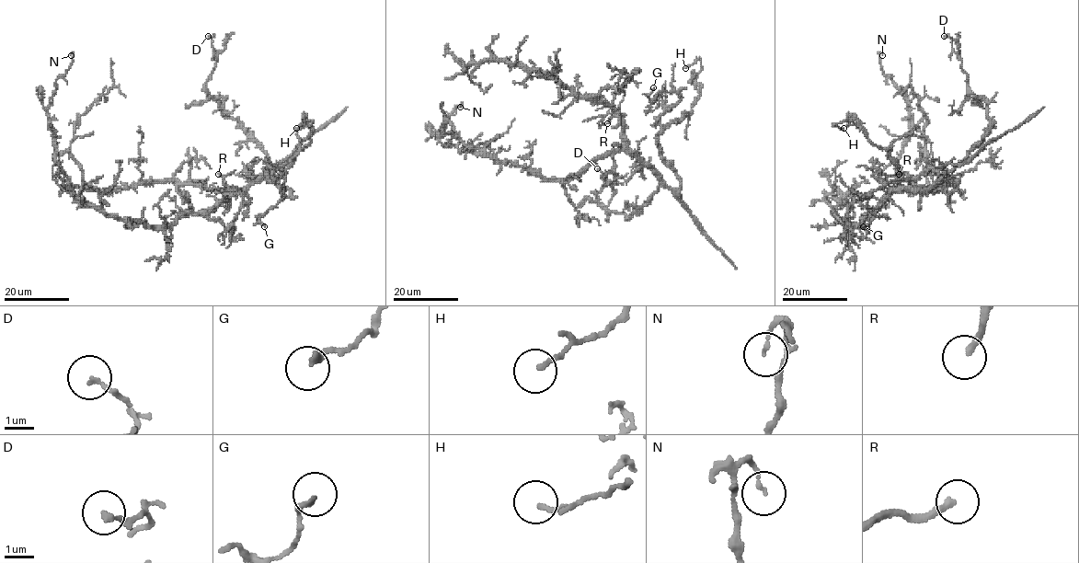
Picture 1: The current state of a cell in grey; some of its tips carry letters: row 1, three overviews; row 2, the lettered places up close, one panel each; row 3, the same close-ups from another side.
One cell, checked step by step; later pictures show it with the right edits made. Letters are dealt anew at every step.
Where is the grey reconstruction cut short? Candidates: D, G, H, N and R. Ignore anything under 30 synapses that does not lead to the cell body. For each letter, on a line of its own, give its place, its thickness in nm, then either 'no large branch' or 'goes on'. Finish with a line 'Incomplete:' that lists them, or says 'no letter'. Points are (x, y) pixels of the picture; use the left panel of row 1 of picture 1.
D: at (208, 36); 150 nm thick; no large branch
G: at (264, 226); 190 nm thick; no large branch
H: at (296, 128); 150 nm thick; no large branch
N: at (71, 55); 110 nm thick; no large branch
R: at (218, 174); 220 nm thick; no large branch
Incomplete: no letter

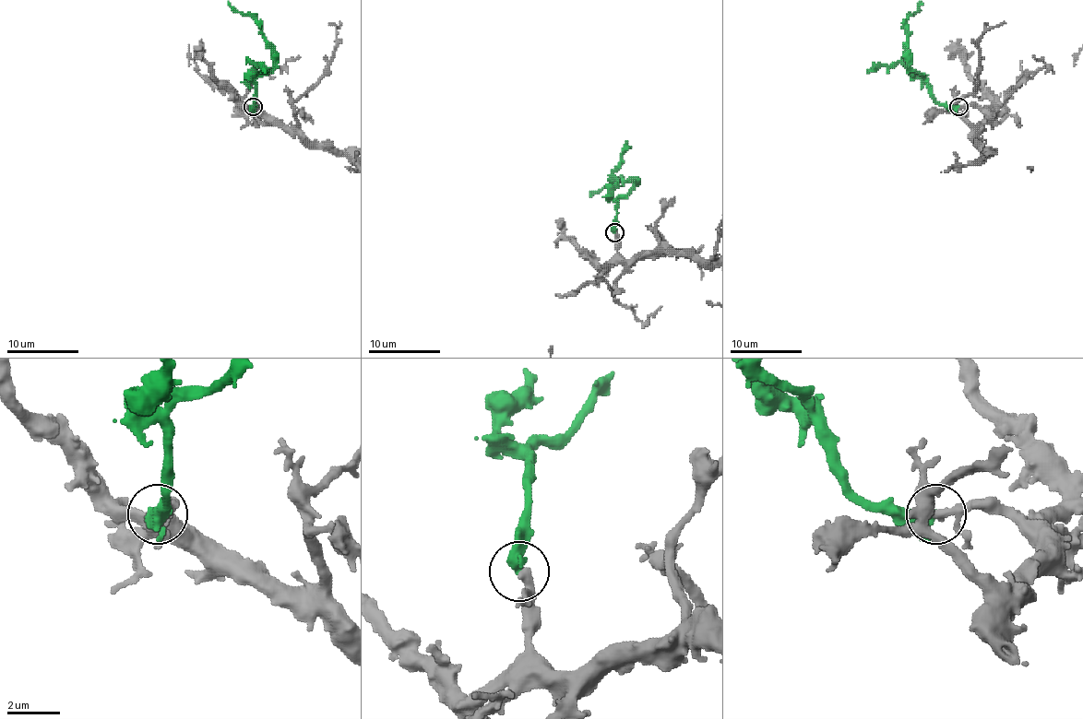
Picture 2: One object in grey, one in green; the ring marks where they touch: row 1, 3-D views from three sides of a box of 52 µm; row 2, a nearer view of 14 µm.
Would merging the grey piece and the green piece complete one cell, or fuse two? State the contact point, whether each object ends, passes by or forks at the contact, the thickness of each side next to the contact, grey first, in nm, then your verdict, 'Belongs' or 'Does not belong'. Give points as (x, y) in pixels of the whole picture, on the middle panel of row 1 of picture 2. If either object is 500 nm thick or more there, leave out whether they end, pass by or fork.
Place: (614, 232). Thickness 280 nm (grey) against 500 nm. Belongs

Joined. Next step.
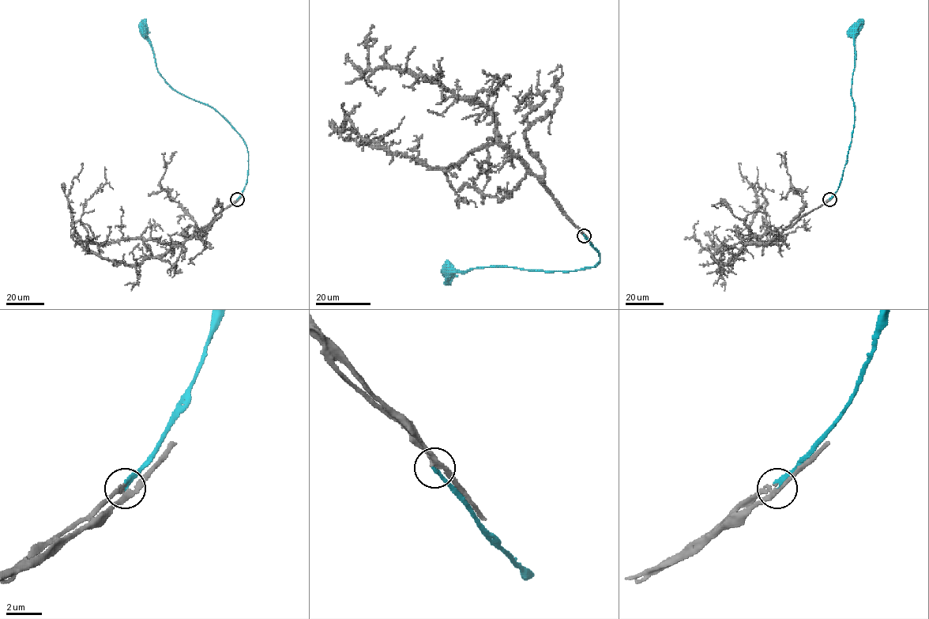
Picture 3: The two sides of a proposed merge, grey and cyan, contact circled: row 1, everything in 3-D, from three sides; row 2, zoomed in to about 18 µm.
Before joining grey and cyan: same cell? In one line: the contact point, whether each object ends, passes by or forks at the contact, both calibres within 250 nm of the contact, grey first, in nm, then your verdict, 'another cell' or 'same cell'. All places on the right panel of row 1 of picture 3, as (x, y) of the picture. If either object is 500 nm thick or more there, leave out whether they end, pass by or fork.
at (829, 199); grey passes by; cyan ends there; 240 nm thick on the grey side, 220 nm on the other; same cell

